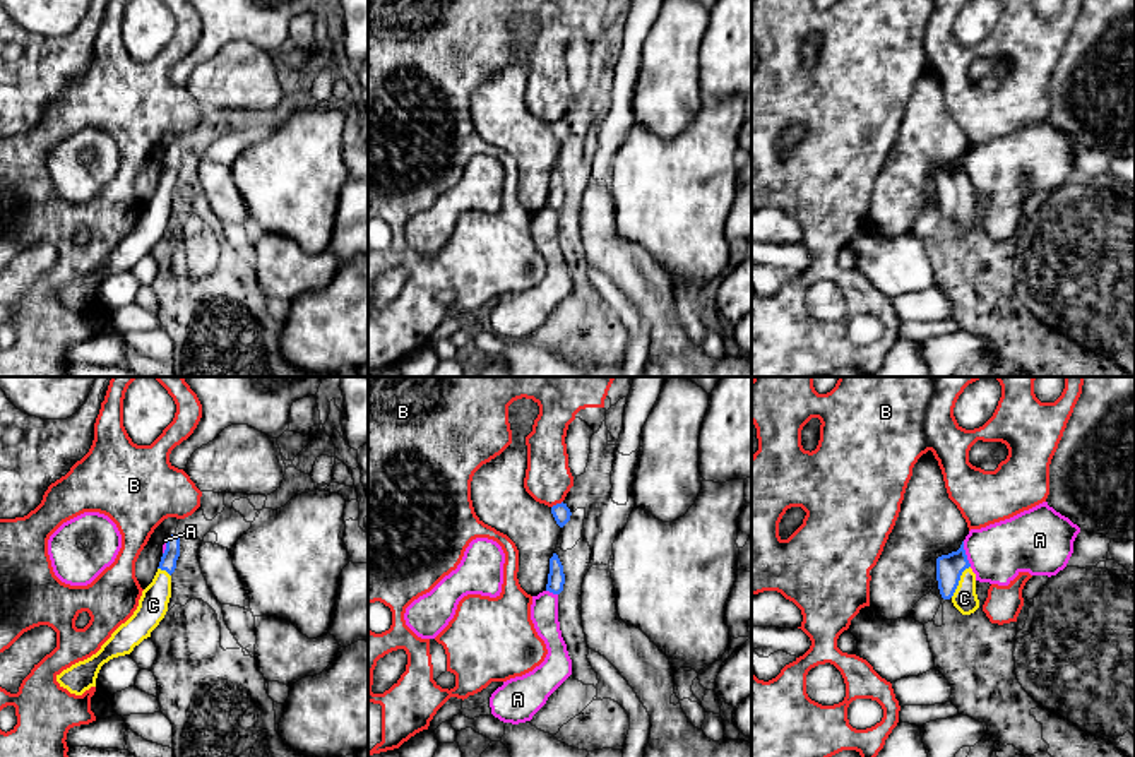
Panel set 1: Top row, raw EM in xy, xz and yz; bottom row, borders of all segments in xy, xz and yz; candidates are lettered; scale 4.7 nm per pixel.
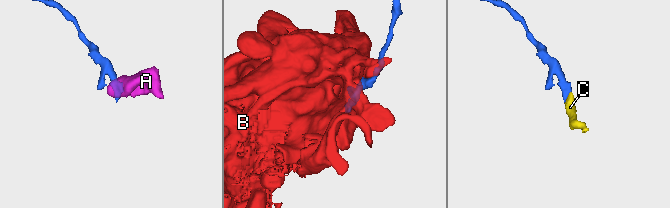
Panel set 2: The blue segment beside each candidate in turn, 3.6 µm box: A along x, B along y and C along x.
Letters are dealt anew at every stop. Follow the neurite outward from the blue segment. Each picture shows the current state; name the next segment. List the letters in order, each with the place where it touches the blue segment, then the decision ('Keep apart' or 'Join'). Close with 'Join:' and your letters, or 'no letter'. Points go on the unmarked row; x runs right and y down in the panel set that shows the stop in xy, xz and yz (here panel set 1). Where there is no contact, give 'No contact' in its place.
A: Touches blue at yz (964, 170). Keep apart
B: Touches blue at xz (557, 120). Keep apart
C: Touches blue at yz (959, 196). Join
Join: C

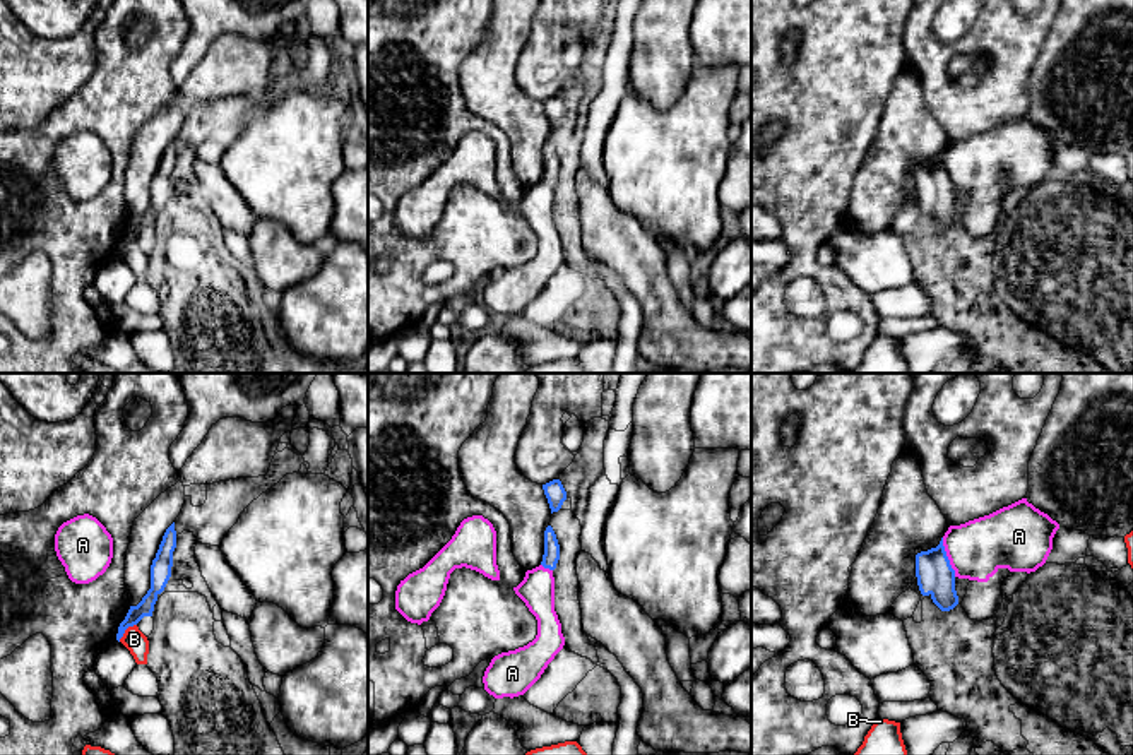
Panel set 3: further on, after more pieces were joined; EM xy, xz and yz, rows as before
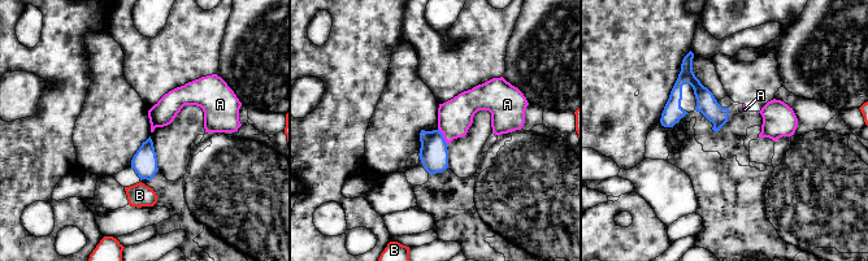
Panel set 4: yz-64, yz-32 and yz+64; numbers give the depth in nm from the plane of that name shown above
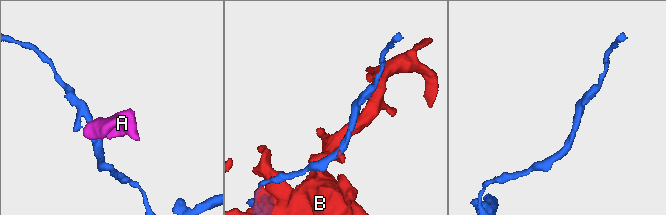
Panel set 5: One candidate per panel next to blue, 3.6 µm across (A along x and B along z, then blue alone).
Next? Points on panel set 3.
A: Touches blue at yz (947, 173). Keep apart
B: Touches blue at xy (125, 245). Keep apart
Join: no letter

